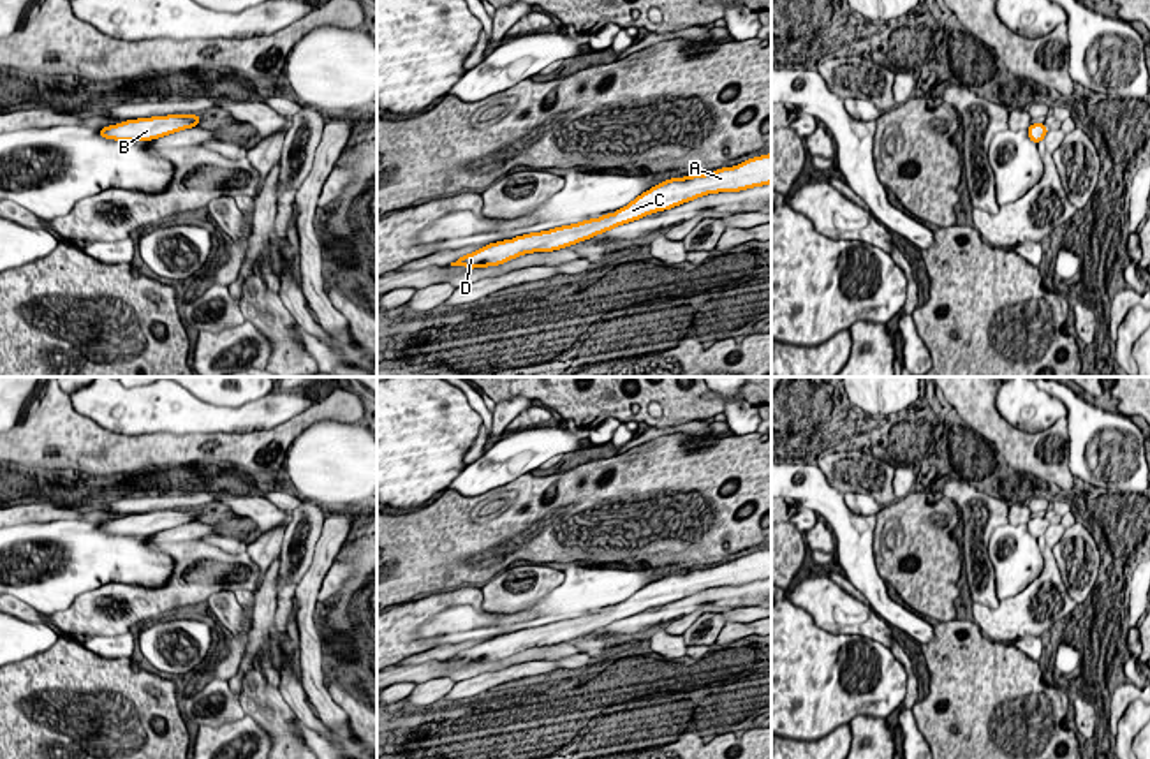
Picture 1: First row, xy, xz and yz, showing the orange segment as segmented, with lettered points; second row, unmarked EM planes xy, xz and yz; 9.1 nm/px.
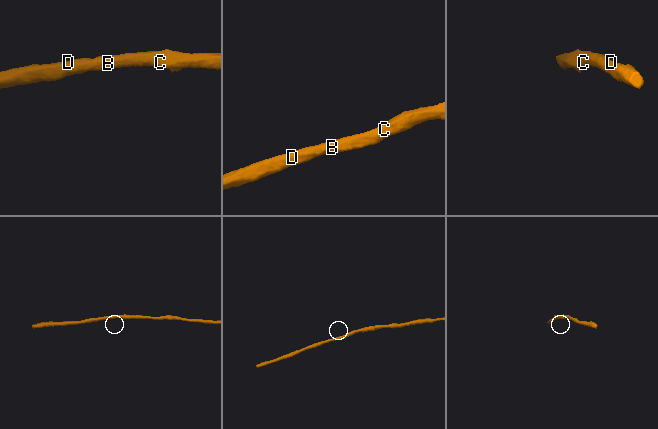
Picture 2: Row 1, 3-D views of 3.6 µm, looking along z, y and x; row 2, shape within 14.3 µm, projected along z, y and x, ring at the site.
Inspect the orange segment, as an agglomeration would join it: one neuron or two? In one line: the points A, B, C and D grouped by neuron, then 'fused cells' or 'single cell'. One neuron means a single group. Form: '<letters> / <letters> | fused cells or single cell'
A B C D | single cell

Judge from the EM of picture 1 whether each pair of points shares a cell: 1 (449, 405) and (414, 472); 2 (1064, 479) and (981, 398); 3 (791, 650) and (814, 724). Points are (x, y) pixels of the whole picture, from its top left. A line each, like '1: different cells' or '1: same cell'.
1: same cell
2: same cell
3: same cell

